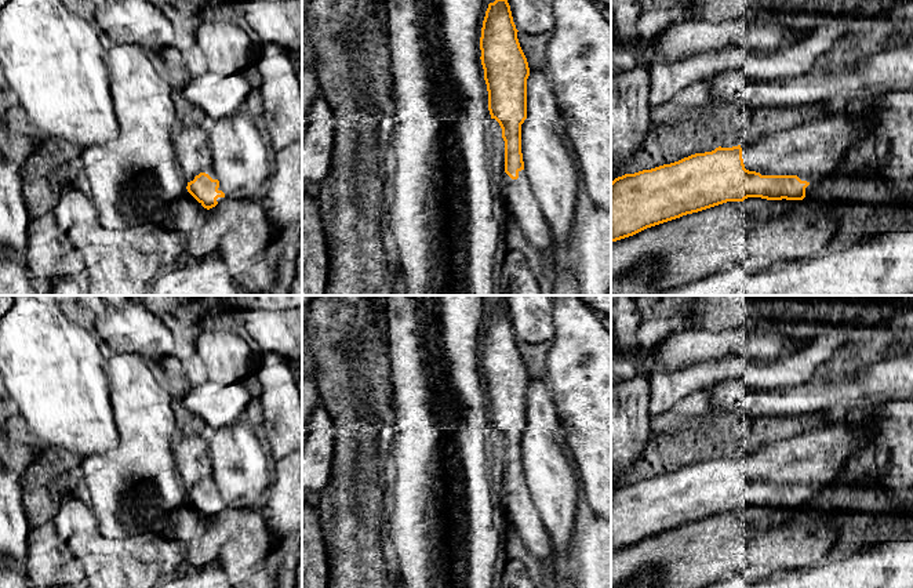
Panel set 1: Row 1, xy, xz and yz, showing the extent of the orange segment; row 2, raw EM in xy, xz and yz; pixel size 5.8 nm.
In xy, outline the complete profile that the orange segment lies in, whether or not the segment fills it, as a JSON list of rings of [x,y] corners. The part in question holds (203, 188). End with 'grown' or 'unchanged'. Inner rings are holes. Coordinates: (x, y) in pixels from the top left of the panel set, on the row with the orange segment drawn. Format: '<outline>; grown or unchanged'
[[[200,127],[177,128],[174,149],[188,192],[207,210],[225,200],[212,168],[208,133]]]; grown

